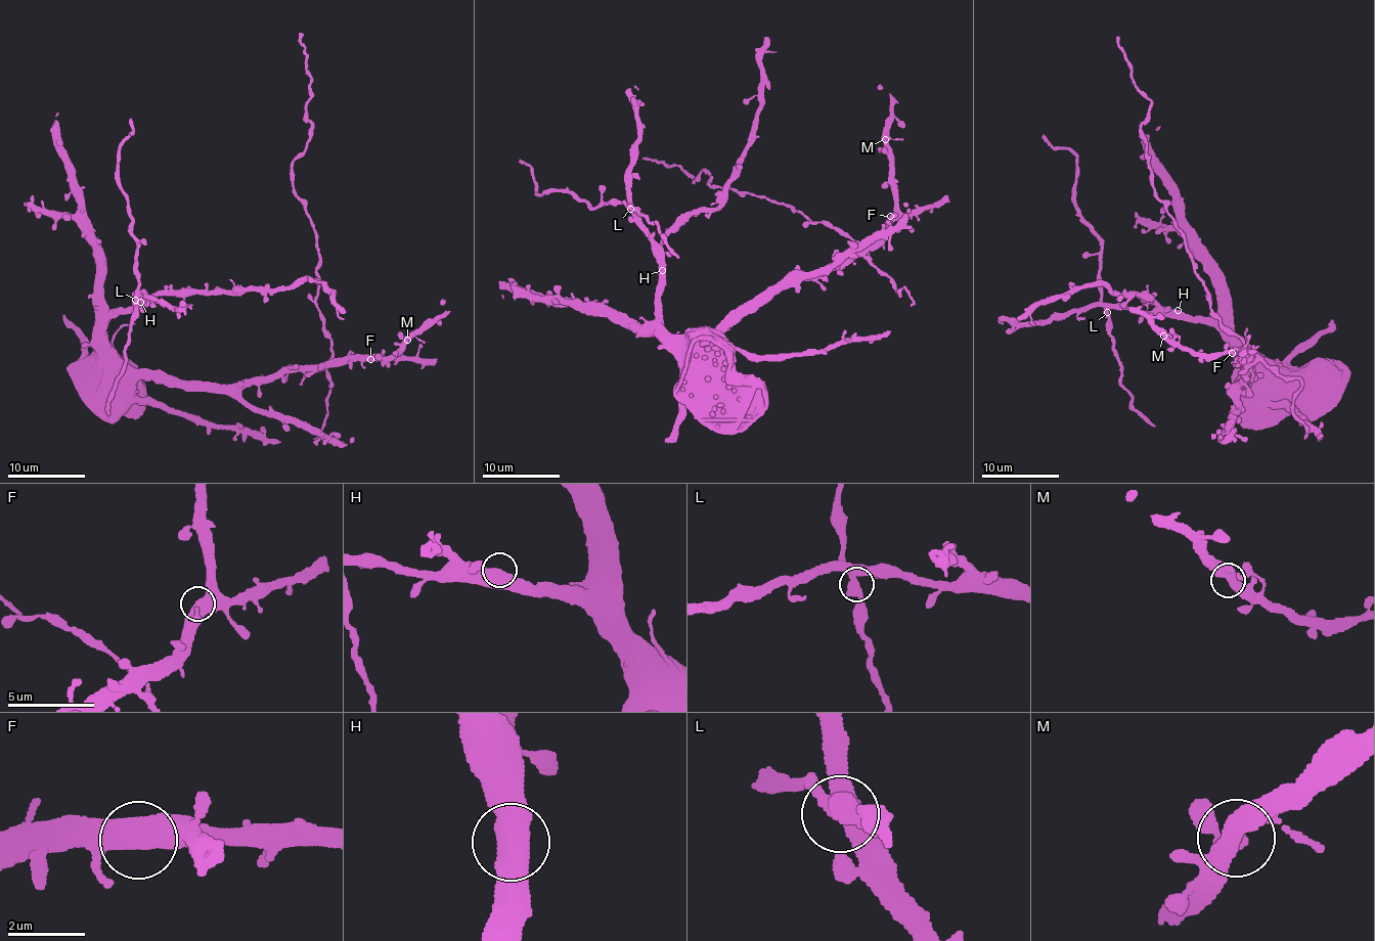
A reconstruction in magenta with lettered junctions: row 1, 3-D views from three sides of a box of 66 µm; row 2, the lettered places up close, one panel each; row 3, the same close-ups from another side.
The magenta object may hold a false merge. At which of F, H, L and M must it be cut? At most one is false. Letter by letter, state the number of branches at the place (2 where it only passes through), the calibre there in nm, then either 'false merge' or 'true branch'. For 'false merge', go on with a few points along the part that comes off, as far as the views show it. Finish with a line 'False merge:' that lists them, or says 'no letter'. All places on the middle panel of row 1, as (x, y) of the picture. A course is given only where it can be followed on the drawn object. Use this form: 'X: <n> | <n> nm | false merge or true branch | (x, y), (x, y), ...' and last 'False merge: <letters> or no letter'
F: 2 | 550 nm | true branch
H: 2 | 500 nm | true branch
L: 2 | 480 nm | true branch
M: 2 | 550 nm | true branch
False merge: no letter

